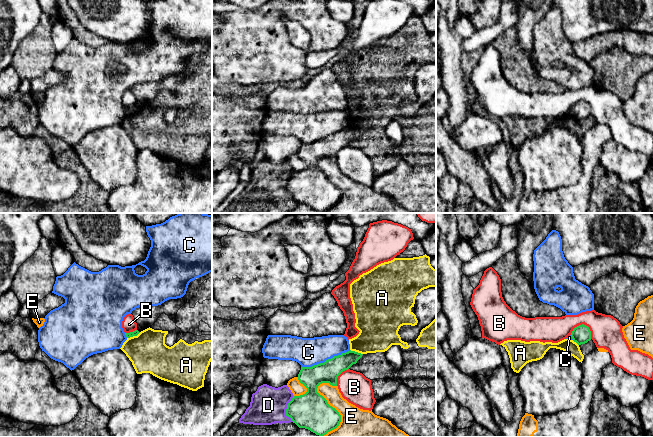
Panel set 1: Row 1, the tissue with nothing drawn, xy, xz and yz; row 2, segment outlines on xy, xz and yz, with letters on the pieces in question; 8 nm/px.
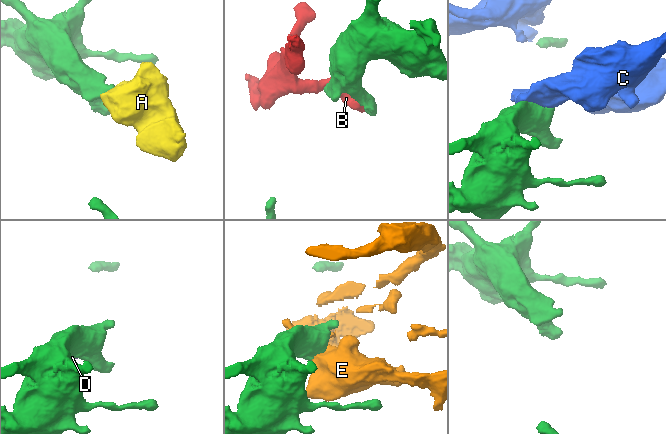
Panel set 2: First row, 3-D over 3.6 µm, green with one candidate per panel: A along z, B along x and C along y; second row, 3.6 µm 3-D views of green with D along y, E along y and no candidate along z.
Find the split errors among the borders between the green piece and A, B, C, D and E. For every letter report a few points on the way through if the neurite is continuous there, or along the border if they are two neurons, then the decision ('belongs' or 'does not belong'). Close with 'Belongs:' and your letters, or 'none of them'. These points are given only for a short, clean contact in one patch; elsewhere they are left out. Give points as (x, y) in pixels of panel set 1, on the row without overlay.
A: along xy (140, 108), (127, 114) | does not belong
B: does not belong
C: does not belong
D: along xz (293, 171), (286, 185), (286, 190), (292, 197) | does not belong
E: does not belong
Belongs: none of them

